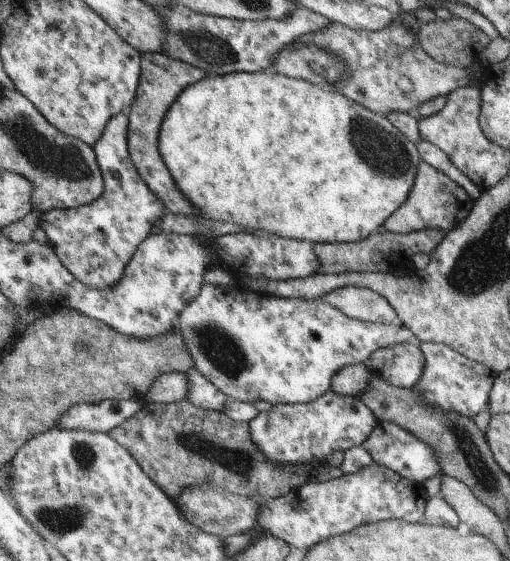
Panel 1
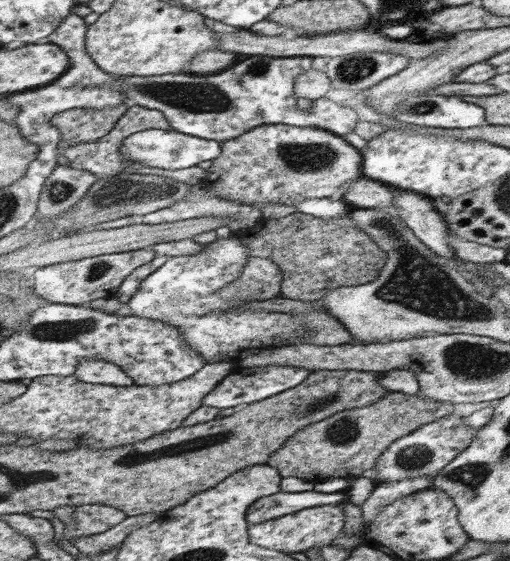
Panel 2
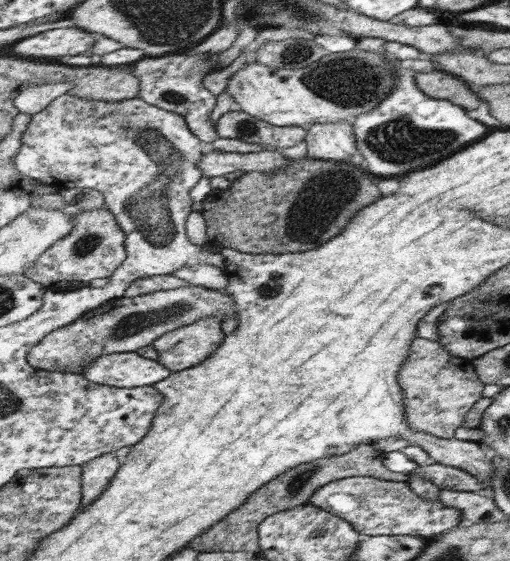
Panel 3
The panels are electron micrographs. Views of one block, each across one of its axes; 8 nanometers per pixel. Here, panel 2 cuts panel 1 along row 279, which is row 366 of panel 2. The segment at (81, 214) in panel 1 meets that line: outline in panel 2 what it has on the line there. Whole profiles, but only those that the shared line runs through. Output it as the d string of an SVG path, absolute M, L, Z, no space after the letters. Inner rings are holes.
M84 359L80 363L80 370L76 376L90 384L109 384L119 387L130 387L135 384L134 378L130 377L120 368L120 365L106 359Z

